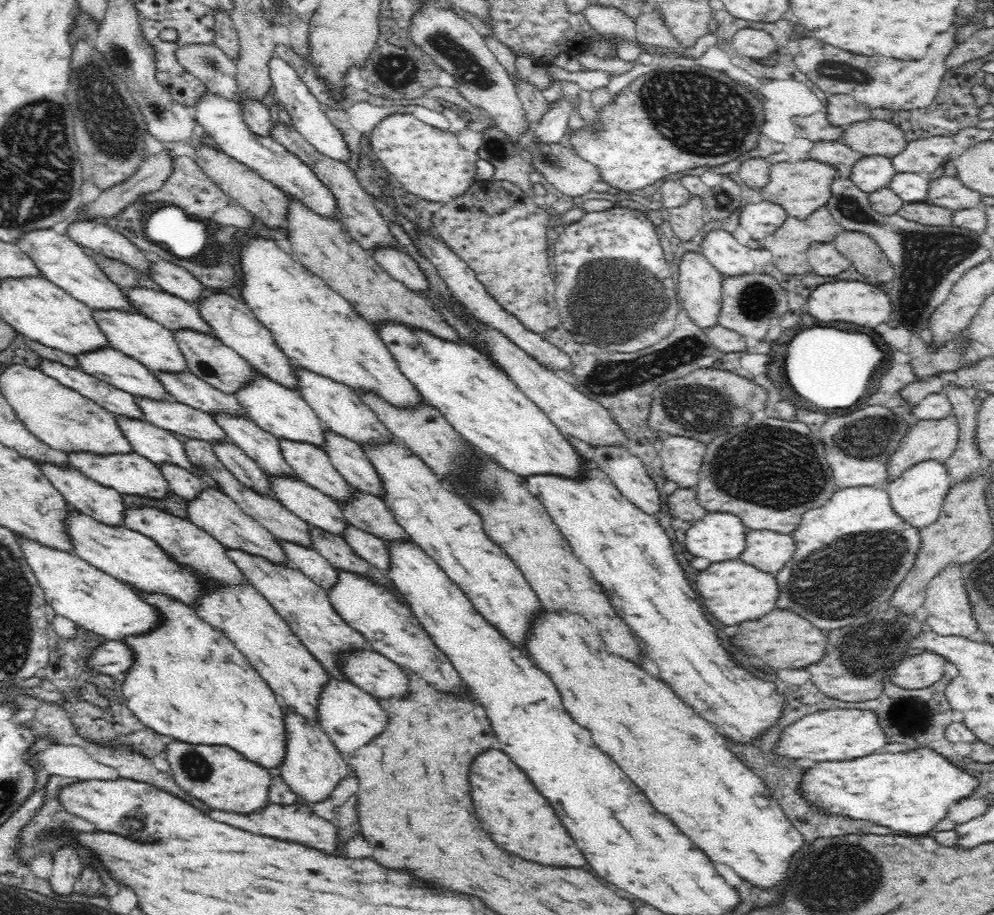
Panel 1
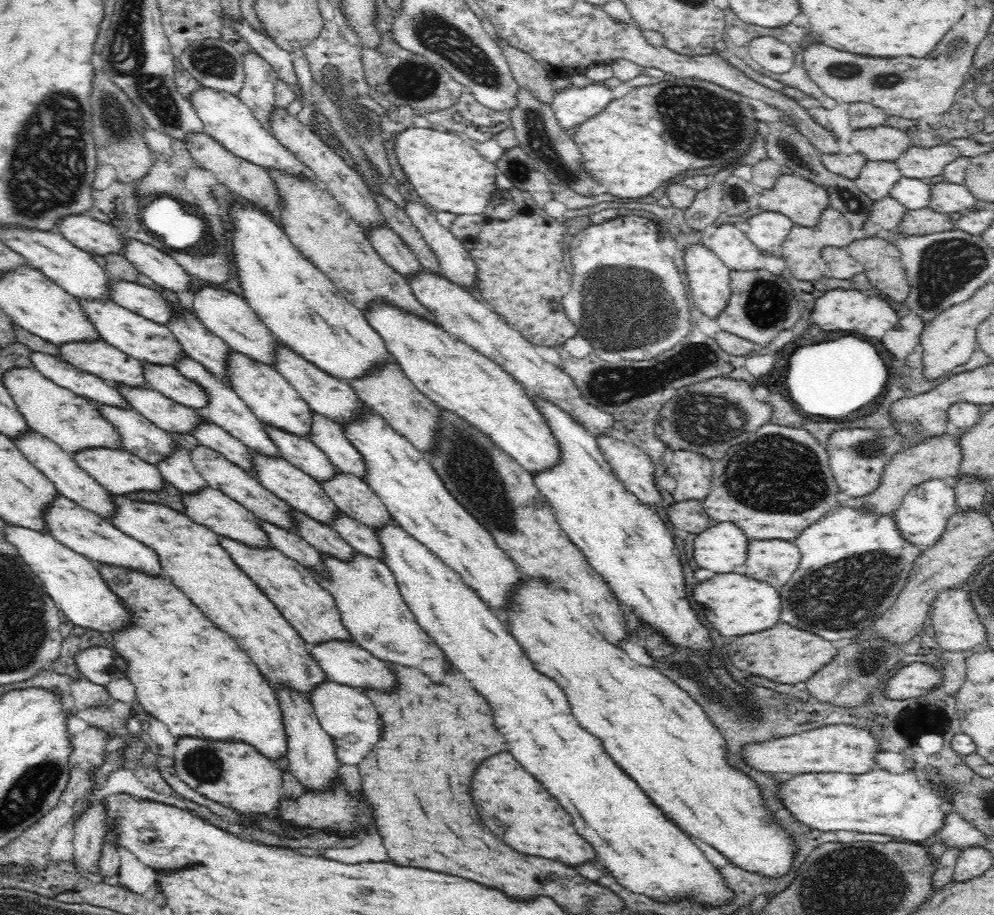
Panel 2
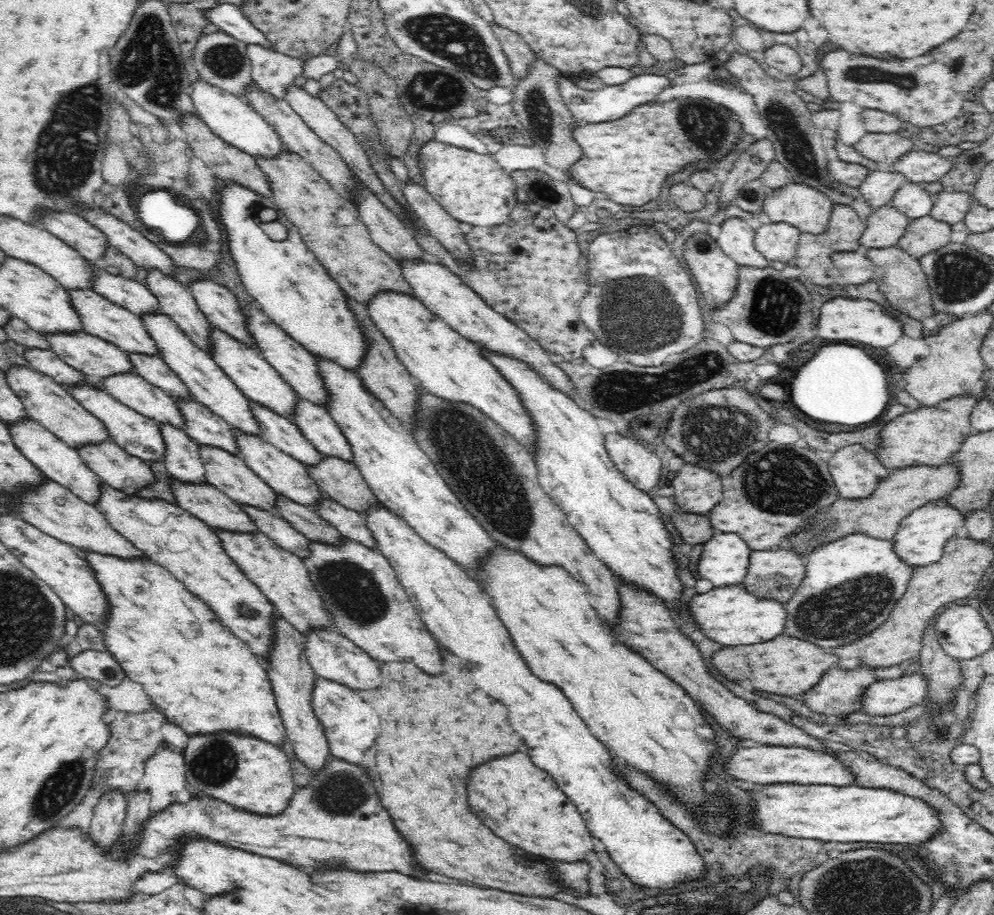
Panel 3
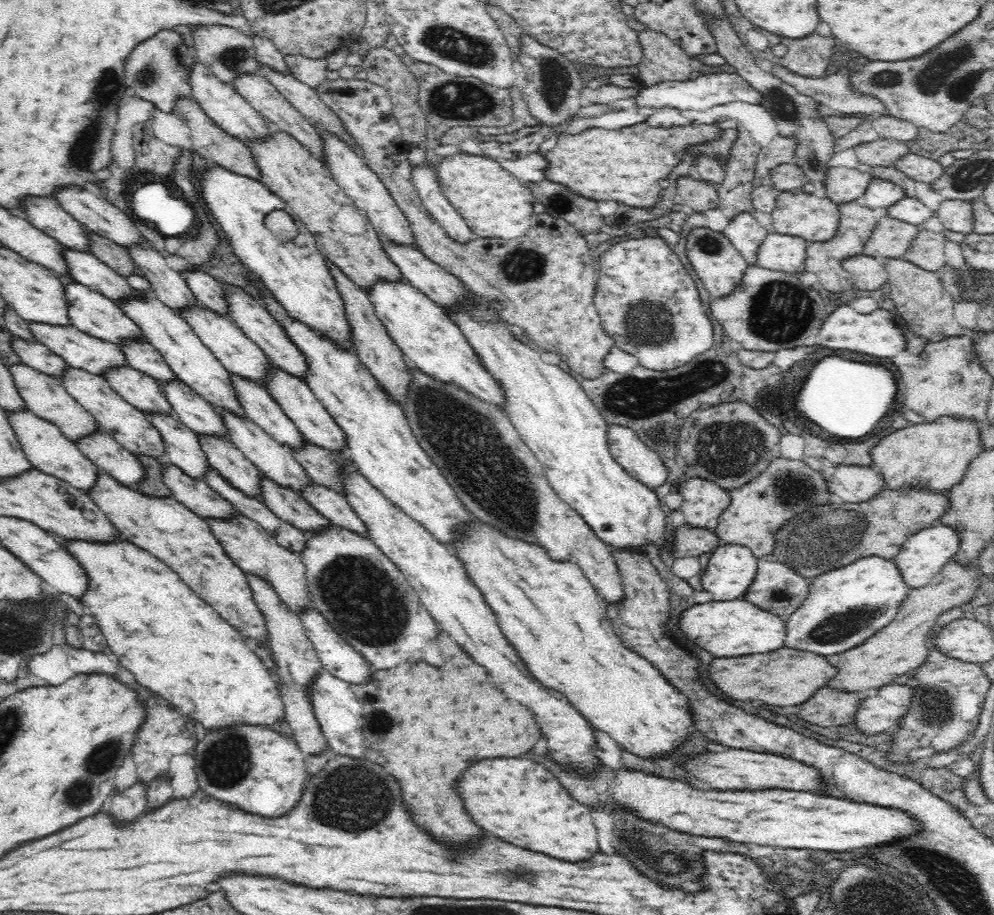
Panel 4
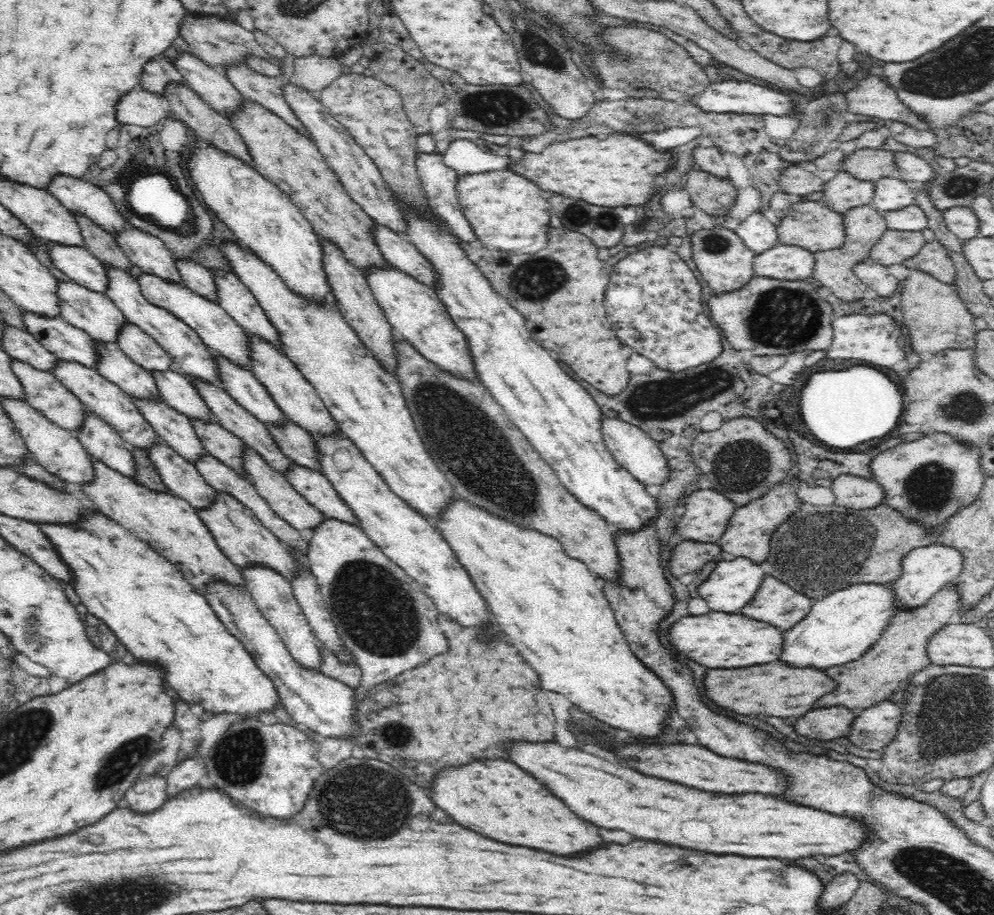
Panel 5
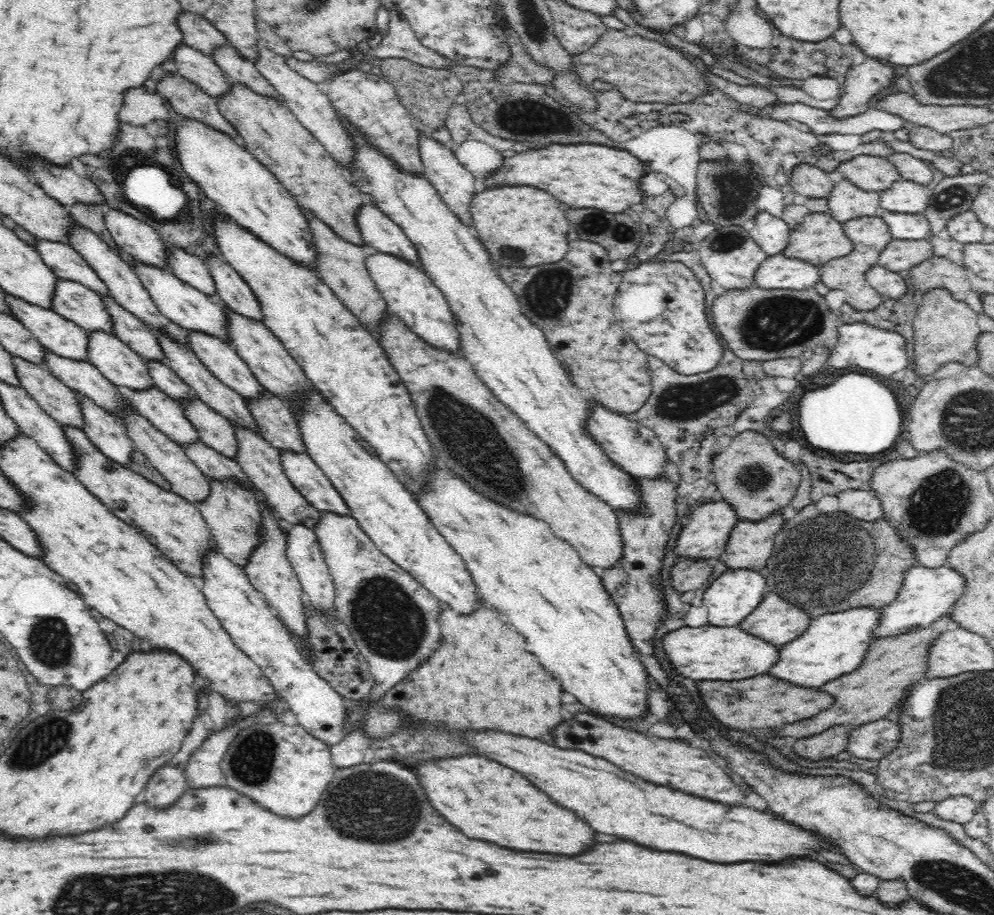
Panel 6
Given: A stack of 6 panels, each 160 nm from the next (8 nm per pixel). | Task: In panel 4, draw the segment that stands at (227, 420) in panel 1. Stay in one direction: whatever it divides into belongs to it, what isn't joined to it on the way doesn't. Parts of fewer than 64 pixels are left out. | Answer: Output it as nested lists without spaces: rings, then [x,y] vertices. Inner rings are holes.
[[[132,298],[119,305],[127,315],[141,328],[143,337],[150,345],[160,351],[166,364],[189,389],[196,391],[206,402],[220,412],[235,414],[247,418],[244,407],[236,396],[232,375],[226,370],[212,351],[204,345],[193,328],[171,308],[156,298]]]

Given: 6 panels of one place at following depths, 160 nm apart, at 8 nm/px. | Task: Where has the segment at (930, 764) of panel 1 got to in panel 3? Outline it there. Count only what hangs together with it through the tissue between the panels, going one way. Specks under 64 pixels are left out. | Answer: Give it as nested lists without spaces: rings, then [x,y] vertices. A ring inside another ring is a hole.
[[[768,783],[756,790],[758,824],[772,832],[782,832],[793,838],[818,838],[843,843],[866,841],[890,844],[930,842],[941,821],[935,807],[916,795],[888,787],[852,785]]]

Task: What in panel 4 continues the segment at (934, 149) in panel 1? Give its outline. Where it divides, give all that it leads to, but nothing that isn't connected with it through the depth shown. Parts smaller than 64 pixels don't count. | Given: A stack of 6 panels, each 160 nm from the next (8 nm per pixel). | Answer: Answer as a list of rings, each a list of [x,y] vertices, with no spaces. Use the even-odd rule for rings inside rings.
[[[912,152],[905,154],[893,165],[912,180],[932,184],[944,174],[945,167],[936,159],[923,157]]]

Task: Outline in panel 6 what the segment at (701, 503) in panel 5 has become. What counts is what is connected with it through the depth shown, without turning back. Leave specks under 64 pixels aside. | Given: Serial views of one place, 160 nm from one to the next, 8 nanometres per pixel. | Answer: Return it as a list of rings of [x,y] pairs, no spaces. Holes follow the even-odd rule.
[[[702,500],[700,506],[696,506],[694,510],[690,510],[690,518],[684,524],[681,532],[677,534],[677,545],[675,547],[676,553],[680,554],[683,558],[704,557],[712,559],[715,562],[722,560],[730,531],[732,527],[739,521],[740,516],[734,510],[734,507],[723,500]]]

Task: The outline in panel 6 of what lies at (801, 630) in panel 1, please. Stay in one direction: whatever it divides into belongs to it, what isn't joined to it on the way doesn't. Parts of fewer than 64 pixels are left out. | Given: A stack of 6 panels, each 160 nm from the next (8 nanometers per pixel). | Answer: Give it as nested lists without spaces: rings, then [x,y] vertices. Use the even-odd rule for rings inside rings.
[[[770,672],[737,680],[708,679],[697,682],[708,711],[723,726],[732,729],[780,729],[784,725],[812,718],[833,704],[832,694],[820,687],[798,685]]]

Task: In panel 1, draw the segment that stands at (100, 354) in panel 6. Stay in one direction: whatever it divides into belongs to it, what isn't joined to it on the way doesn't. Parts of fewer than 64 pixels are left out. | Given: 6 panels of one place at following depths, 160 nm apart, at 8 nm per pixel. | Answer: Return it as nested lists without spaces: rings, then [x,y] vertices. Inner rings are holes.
[[[136,397],[136,403],[144,410],[148,423],[156,424],[158,428],[178,432],[188,438],[205,440],[211,445],[230,441],[229,436],[210,413],[176,400],[158,402]]]

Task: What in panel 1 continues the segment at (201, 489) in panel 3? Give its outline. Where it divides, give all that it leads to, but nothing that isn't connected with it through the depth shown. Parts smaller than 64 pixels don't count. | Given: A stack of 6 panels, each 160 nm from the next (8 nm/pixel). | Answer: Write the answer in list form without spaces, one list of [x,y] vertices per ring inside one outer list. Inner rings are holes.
[[[204,488],[198,498],[189,501],[187,506],[187,518],[198,528],[204,530],[215,538],[226,549],[238,549],[265,558],[272,564],[287,565],[286,553],[280,541],[264,528],[256,519],[245,513],[226,493],[222,490]]]

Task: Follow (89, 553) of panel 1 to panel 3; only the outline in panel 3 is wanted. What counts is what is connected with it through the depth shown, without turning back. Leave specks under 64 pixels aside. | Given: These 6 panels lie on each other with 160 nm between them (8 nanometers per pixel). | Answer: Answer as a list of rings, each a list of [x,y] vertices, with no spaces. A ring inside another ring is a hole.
[[[42,482],[38,488],[32,488],[24,494],[24,498],[16,498],[11,502],[11,506],[18,506],[22,519],[48,534],[54,536],[70,546],[76,546],[80,550],[86,552],[94,552],[94,554],[102,554],[102,556],[116,556],[116,558],[124,558],[124,560],[134,560],[134,558],[146,558],[146,554],[136,548],[132,542],[128,542],[122,534],[118,534],[114,528],[110,528],[110,524],[106,522],[106,518],[92,506],[86,502],[80,502],[78,498],[74,498],[70,491],[57,482]]]

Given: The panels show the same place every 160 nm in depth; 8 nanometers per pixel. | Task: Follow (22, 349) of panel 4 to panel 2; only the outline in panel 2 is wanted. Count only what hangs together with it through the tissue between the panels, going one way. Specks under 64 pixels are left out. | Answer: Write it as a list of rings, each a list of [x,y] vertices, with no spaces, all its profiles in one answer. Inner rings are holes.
[[[32,352],[30,358],[33,368],[58,386],[63,386],[81,397],[100,404],[116,406],[123,410],[131,408],[128,400],[122,396],[115,385],[100,380],[94,374],[82,372],[64,358],[56,358],[42,352]]]

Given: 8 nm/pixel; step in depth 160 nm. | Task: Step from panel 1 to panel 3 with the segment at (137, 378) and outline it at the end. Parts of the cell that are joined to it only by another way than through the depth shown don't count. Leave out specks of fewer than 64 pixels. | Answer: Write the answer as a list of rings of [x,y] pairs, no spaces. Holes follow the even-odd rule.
[[[86,332],[44,335],[50,348],[66,364],[88,376],[106,378],[134,372],[129,353]]]

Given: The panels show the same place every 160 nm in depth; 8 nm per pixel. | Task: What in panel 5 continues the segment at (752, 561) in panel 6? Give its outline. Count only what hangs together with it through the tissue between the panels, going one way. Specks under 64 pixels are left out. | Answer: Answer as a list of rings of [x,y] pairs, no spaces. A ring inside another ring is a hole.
[[[792,471],[782,482],[772,485],[764,494],[750,499],[743,505],[737,506],[728,519],[724,532],[720,535],[719,544],[721,550],[734,557],[741,556],[751,558],[756,563],[762,563],[767,560],[771,553],[771,540],[776,528],[782,524],[792,513],[795,513],[802,503],[798,489],[801,482],[794,478]]]

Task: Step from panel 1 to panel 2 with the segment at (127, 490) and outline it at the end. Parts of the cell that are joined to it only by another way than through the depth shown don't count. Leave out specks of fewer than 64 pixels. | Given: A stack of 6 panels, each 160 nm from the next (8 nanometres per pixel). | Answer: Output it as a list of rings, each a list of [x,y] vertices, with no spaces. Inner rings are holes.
[[[105,448],[84,449],[77,453],[70,454],[76,464],[92,476],[98,484],[102,484],[112,494],[126,494],[136,490],[158,490],[164,488],[164,480],[159,468],[152,466],[152,463],[126,452],[126,450],[110,450]]]

